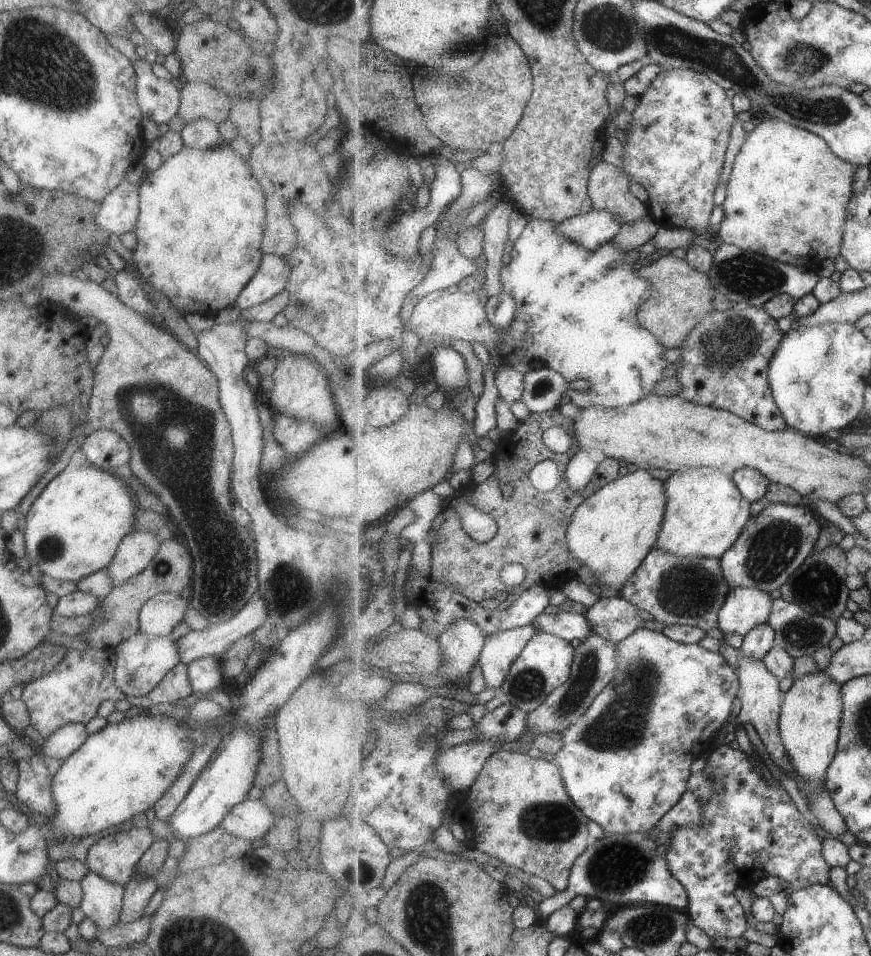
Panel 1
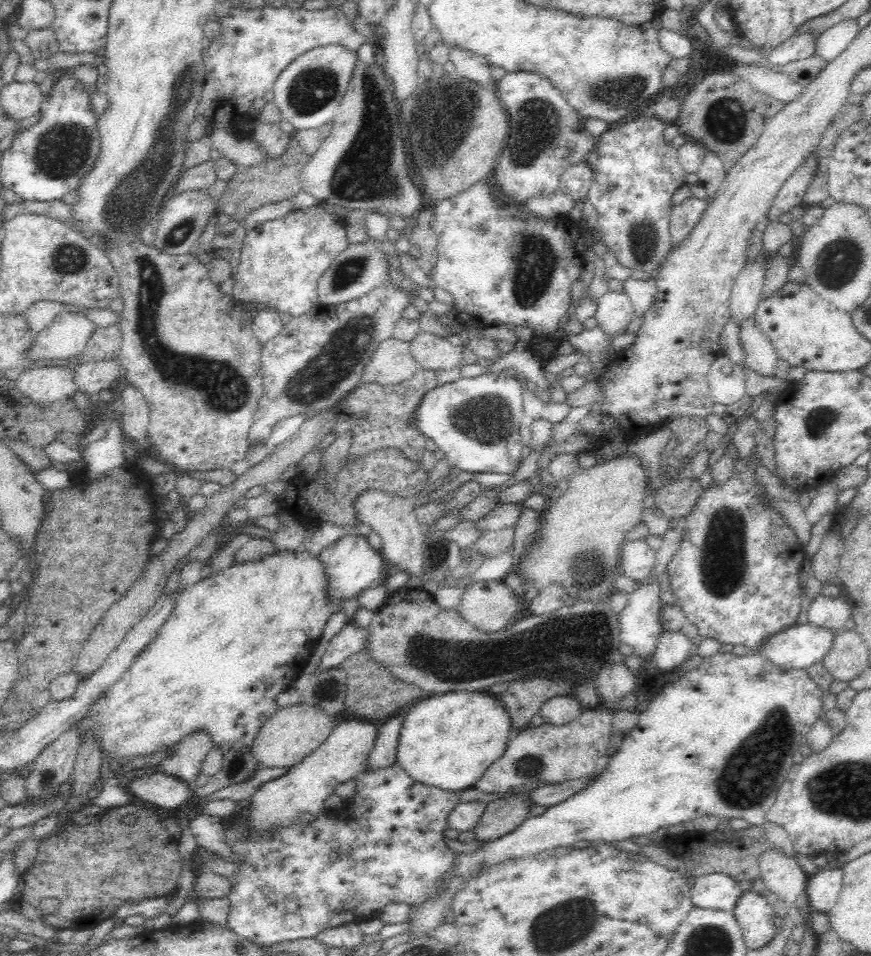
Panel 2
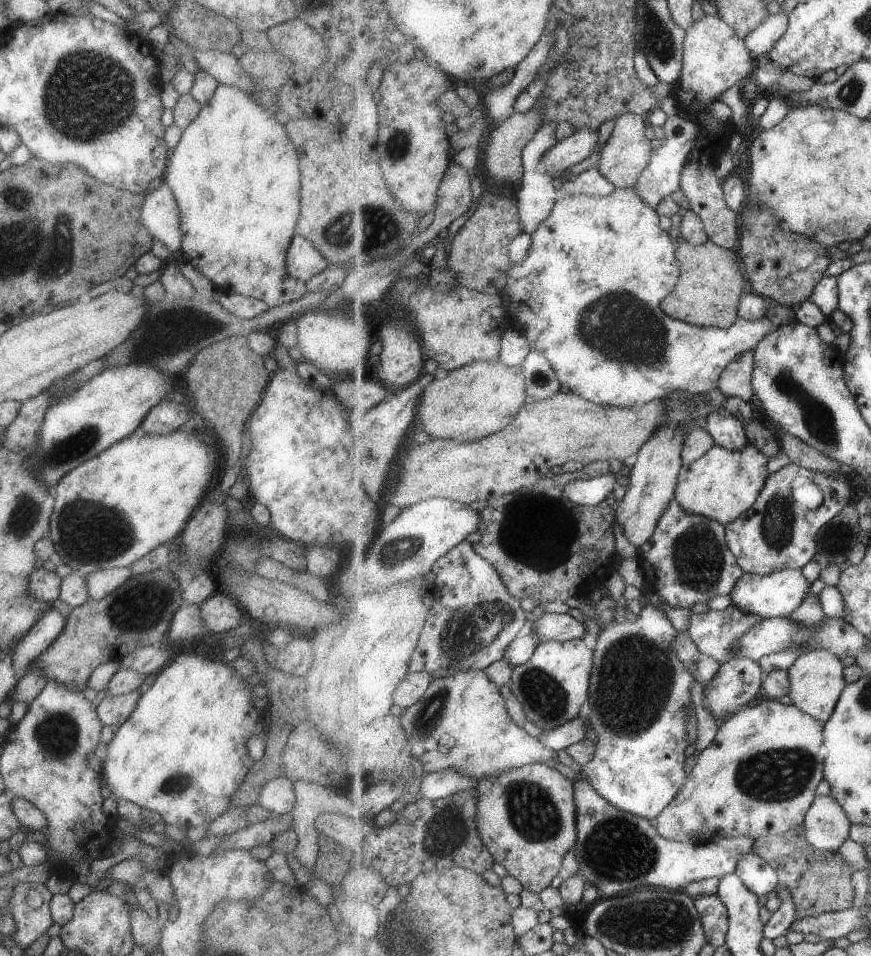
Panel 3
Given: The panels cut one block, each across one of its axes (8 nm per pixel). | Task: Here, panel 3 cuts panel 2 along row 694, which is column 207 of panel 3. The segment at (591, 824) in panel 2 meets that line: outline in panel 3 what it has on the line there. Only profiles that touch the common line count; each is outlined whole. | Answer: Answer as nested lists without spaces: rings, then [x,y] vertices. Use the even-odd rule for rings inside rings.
[[[182,653],[167,663],[165,668],[161,668],[156,675],[153,684],[137,698],[137,704],[135,704],[133,712],[129,714],[129,718],[114,730],[113,737],[107,744],[105,756],[100,760],[100,784],[109,790],[110,797],[115,801],[127,800],[127,802],[137,804],[137,808],[140,810],[155,812],[158,816],[161,816],[164,825],[170,824],[171,826],[187,829],[190,826],[199,826],[203,822],[209,824],[217,816],[224,814],[228,810],[233,792],[237,790],[237,786],[241,784],[241,780],[245,779],[245,774],[249,772],[249,768],[253,764],[252,759],[247,756],[245,742],[247,742],[249,736],[255,733],[264,733],[263,714],[265,714],[265,710],[261,712],[255,709],[255,706],[253,706],[254,698],[251,698],[251,686],[231,666],[227,666],[223,661],[211,661],[207,656],[200,656],[194,653]]]

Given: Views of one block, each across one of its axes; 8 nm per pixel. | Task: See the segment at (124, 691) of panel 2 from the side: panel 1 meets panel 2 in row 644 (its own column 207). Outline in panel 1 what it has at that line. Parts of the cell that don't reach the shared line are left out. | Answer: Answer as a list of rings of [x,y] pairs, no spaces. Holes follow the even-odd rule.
[[[225,141],[220,145],[203,150],[183,146],[179,152],[163,160],[161,166],[158,166],[155,170],[147,171],[145,180],[138,186],[138,197],[139,214],[133,232],[137,242],[136,247],[132,249],[135,272],[141,275],[153,289],[165,295],[166,299],[177,312],[183,314],[199,312],[203,315],[214,316],[222,308],[233,306],[237,295],[244,289],[245,284],[253,278],[255,272],[257,272],[260,258],[263,256],[260,242],[266,225],[264,194],[261,185],[255,182],[253,178],[248,161],[241,158],[238,153],[233,151],[231,145]]]

